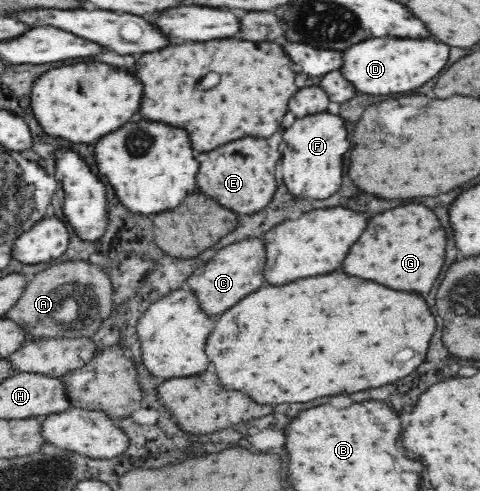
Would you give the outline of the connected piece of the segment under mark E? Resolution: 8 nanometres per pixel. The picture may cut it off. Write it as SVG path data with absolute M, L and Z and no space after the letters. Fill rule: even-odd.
M246 137L240 141L232 141L210 153L198 155L198 187L226 209L242 215L254 215L270 203L276 191L274 169L278 161L280 153L274 151L266 139Z

